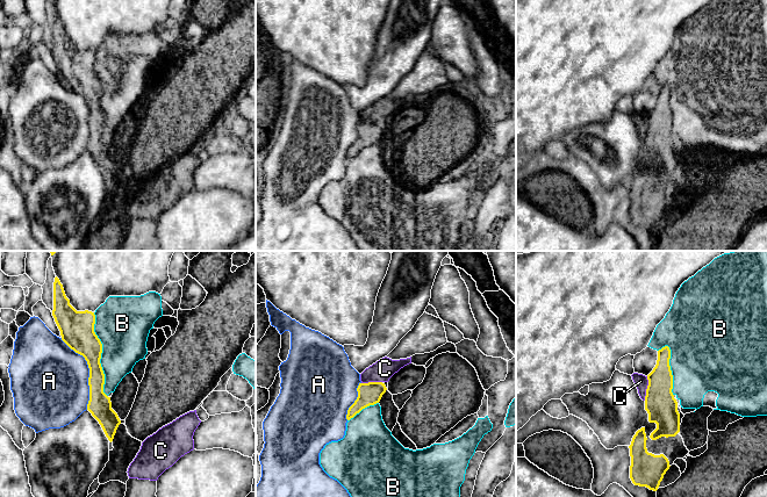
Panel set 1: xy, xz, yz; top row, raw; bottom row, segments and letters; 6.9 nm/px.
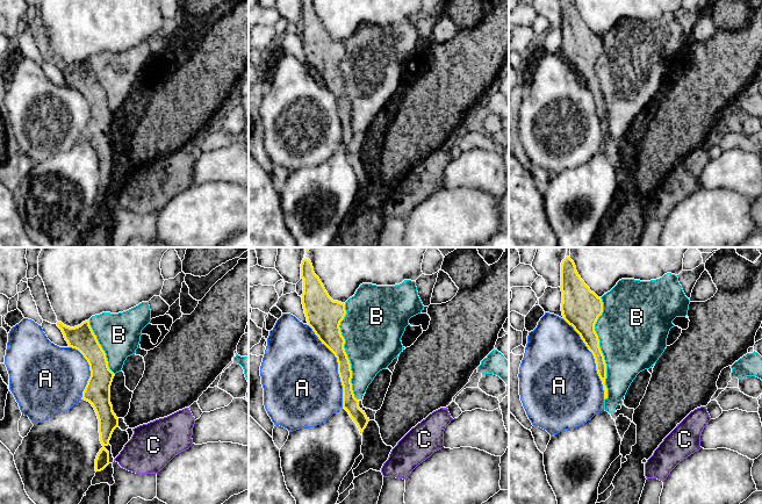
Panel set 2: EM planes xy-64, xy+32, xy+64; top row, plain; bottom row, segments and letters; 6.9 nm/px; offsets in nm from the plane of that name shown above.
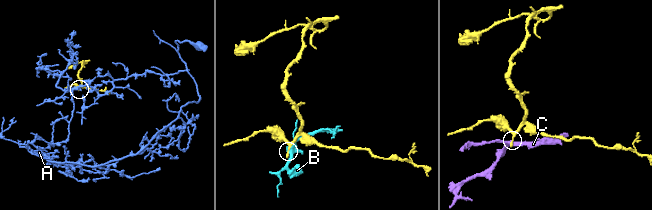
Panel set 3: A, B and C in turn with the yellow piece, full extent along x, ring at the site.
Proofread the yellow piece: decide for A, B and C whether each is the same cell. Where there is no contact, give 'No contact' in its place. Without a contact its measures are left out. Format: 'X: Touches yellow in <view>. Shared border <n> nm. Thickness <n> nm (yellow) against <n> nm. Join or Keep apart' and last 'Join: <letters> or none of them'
A: Touches yellow in xy. Shared border 550 nm. Thickness 200 nm (yellow) against 460 nm. Keep apart
B: Touches yellow in xy. Shared border 600 nm. Thickness 240 nm (yellow) against 360 nm. Keep apart
C: Touches yellow in yz. Shared border 170 nm. Thickness 220 nm (yellow) against 90 nm. Keep apart
Join: none of them

